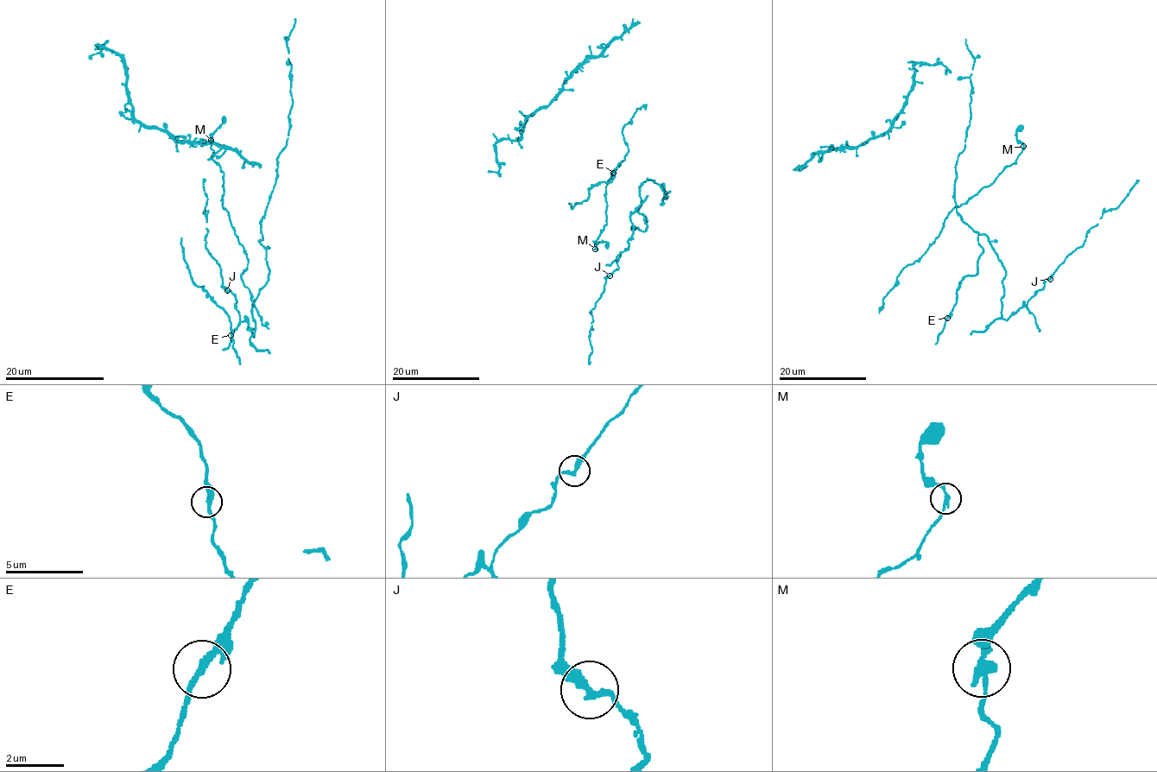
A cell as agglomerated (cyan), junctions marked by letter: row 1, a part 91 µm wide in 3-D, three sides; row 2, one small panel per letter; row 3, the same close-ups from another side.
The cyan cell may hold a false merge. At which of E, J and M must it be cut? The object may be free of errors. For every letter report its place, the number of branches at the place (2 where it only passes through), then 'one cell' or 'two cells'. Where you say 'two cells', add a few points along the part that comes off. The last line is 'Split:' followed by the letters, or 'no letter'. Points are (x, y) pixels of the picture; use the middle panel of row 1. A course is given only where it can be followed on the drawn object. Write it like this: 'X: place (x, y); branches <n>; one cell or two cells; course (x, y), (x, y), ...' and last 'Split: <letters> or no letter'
E: place (613, 173); branches 2; one cell
J: place (610, 275); branches 2; one cell
M: place (595, 249); branches 2; two cells; course (596, 249), (597, 243), (605, 242), (606, 248)
Split: M

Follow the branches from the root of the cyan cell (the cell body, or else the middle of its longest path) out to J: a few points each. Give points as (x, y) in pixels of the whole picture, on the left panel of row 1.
J: (276, 161), (278, 178), (261, 224), (269, 275), (252, 307), (254, 337), (227, 290)

